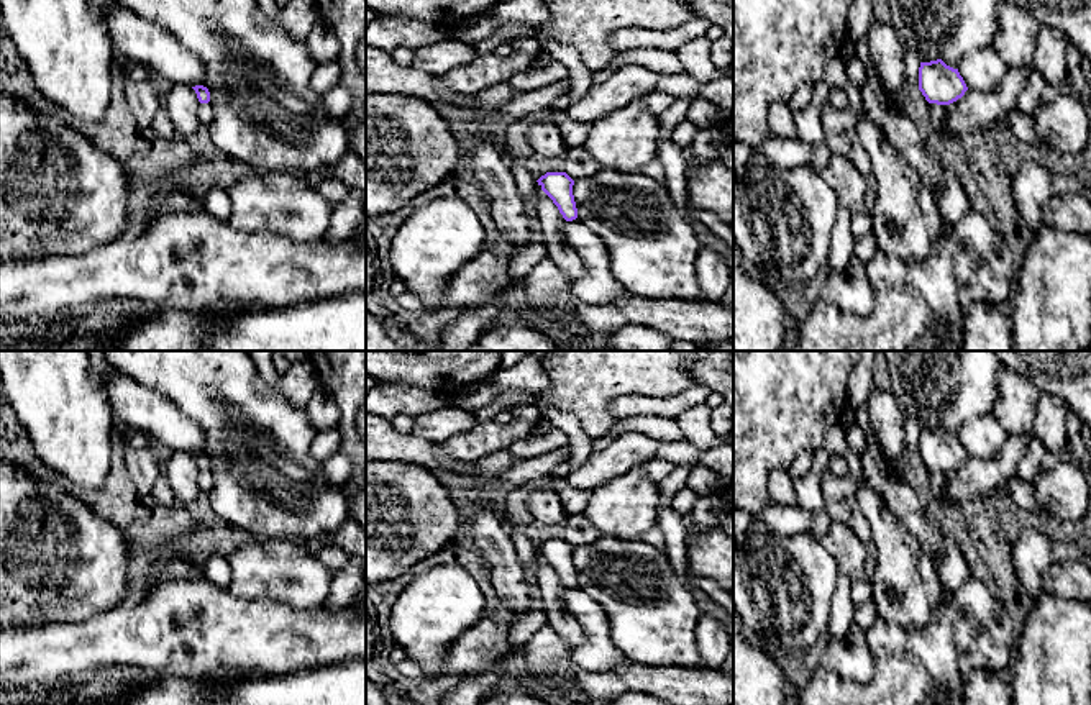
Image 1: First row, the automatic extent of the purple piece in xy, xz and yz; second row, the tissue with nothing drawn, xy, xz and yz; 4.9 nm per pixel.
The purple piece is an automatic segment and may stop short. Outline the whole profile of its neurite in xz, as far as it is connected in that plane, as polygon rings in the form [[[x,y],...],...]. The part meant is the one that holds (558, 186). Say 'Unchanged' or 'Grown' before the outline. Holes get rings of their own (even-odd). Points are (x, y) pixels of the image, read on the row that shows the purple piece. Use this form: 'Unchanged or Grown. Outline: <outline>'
Unchanged. Outline: [[[546,172],[536,182],[553,200],[566,221],[577,218],[577,208],[573,195],[574,180],[566,172]]]

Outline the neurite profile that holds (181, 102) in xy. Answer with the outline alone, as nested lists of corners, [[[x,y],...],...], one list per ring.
[[[172,84],[164,100],[167,115],[179,136],[190,138],[200,128],[199,123],[199,98],[192,87],[184,84]]]

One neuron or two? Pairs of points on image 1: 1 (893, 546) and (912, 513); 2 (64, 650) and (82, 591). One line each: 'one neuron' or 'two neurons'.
1: two neurons
2: two neurons

